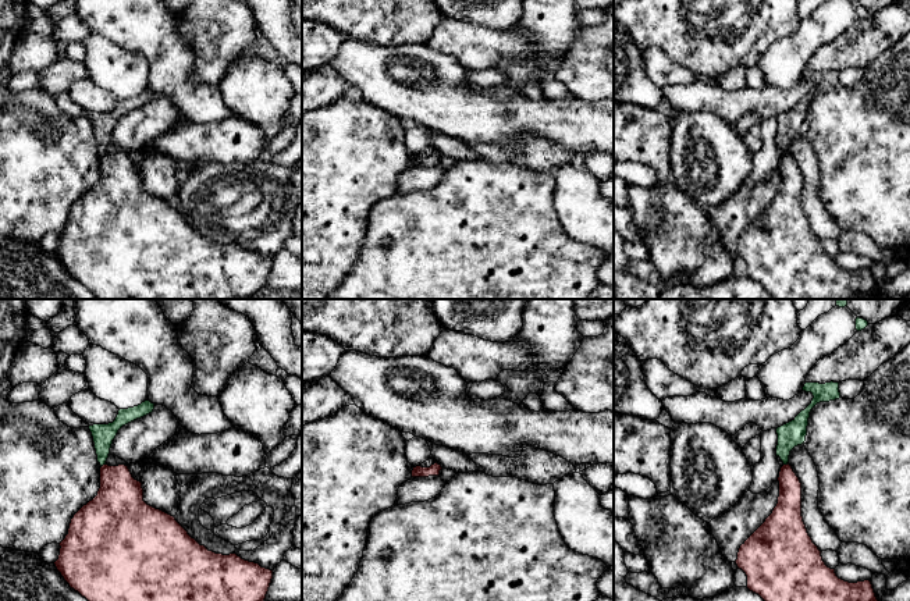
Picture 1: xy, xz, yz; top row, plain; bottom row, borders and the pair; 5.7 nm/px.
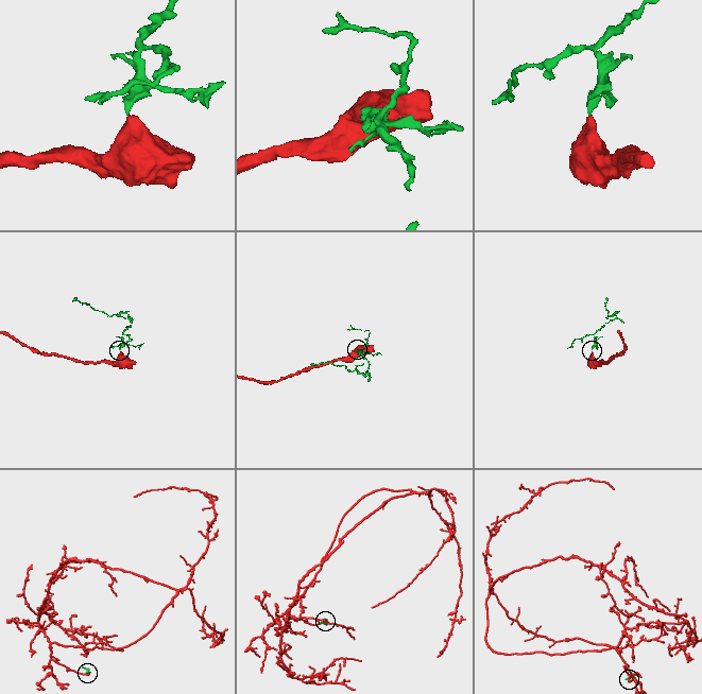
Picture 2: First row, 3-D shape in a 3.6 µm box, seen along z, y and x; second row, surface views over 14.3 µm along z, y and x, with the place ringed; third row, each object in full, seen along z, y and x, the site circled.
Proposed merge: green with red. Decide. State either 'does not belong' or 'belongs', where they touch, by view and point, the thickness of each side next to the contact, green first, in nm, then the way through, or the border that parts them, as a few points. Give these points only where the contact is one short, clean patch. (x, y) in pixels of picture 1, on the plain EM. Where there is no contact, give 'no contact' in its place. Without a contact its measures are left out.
does not belong | yz (785, 152) | 140/140 nm | along yz (788, 152), (784, 153)

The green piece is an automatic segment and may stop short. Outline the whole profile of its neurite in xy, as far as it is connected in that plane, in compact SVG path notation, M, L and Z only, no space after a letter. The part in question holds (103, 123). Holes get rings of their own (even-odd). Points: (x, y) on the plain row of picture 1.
M145 89L138 95L120 97L113 111L89 114L100 154L106 153L113 128L115 127L118 118L122 114L152 102L153 97L154 92Z

